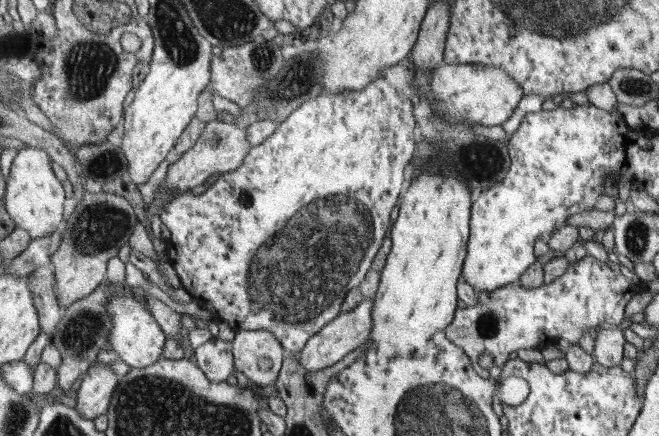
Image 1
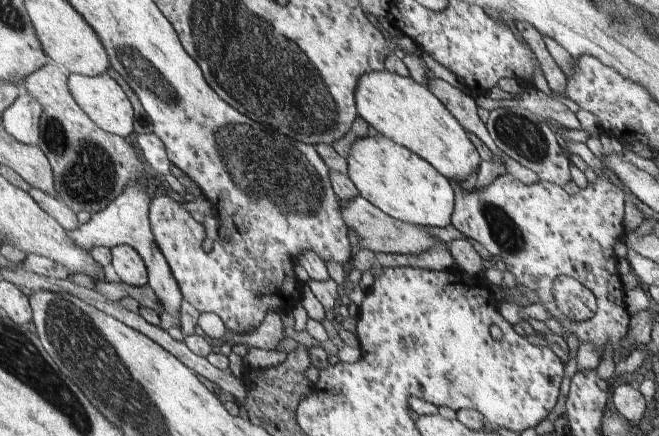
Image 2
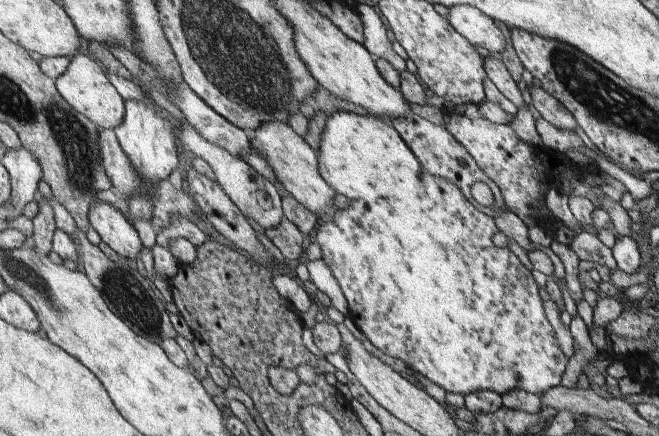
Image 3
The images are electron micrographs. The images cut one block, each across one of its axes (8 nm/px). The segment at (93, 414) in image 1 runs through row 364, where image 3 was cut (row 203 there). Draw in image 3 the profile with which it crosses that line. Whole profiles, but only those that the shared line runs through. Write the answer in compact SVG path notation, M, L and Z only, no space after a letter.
M96 201L89 208L90 224L98 232L101 240L106 242L122 258L140 256L142 241L134 225L126 219L114 205Z

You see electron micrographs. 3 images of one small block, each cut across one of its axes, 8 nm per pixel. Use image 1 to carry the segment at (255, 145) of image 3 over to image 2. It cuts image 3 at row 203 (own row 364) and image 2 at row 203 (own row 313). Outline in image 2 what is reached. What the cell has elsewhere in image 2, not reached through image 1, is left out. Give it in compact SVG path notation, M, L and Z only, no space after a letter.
M354 196L352 200L342 202L342 216L348 225L348 230L354 230L358 236L358 247L374 252L390 252L390 254L422 254L426 249L439 246L437 236L430 234L424 228L417 228L416 225L408 224L406 221L398 220L382 212L381 208L366 200L363 196Z

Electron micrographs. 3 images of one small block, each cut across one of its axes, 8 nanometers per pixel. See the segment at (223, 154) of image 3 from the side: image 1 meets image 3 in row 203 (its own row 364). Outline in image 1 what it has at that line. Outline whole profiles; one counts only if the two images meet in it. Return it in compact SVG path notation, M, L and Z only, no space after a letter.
M240 330L229 344L230 371L242 372L258 386L275 384L284 350L268 330Z

